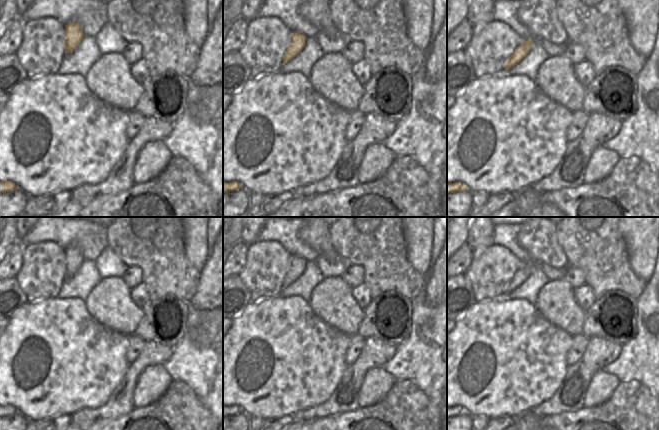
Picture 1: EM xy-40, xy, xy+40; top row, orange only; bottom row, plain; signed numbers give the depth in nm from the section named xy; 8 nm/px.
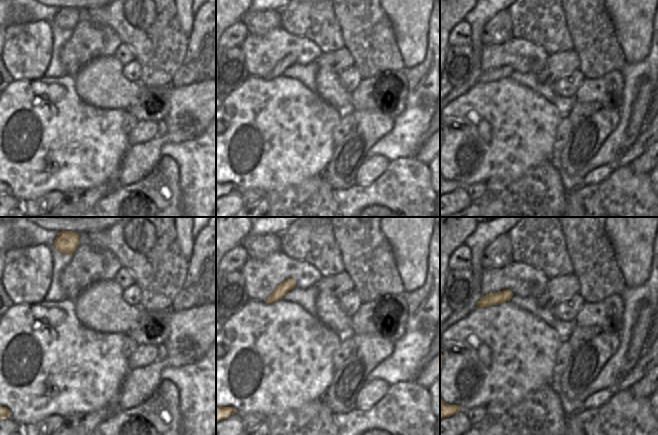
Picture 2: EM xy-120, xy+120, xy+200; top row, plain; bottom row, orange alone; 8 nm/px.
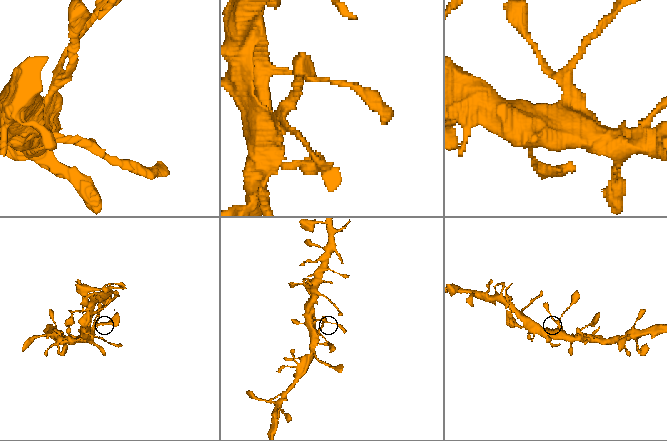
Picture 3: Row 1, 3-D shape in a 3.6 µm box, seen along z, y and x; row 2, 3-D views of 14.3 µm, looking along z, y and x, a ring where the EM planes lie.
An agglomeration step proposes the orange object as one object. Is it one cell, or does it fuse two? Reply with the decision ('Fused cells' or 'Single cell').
Single cell.

